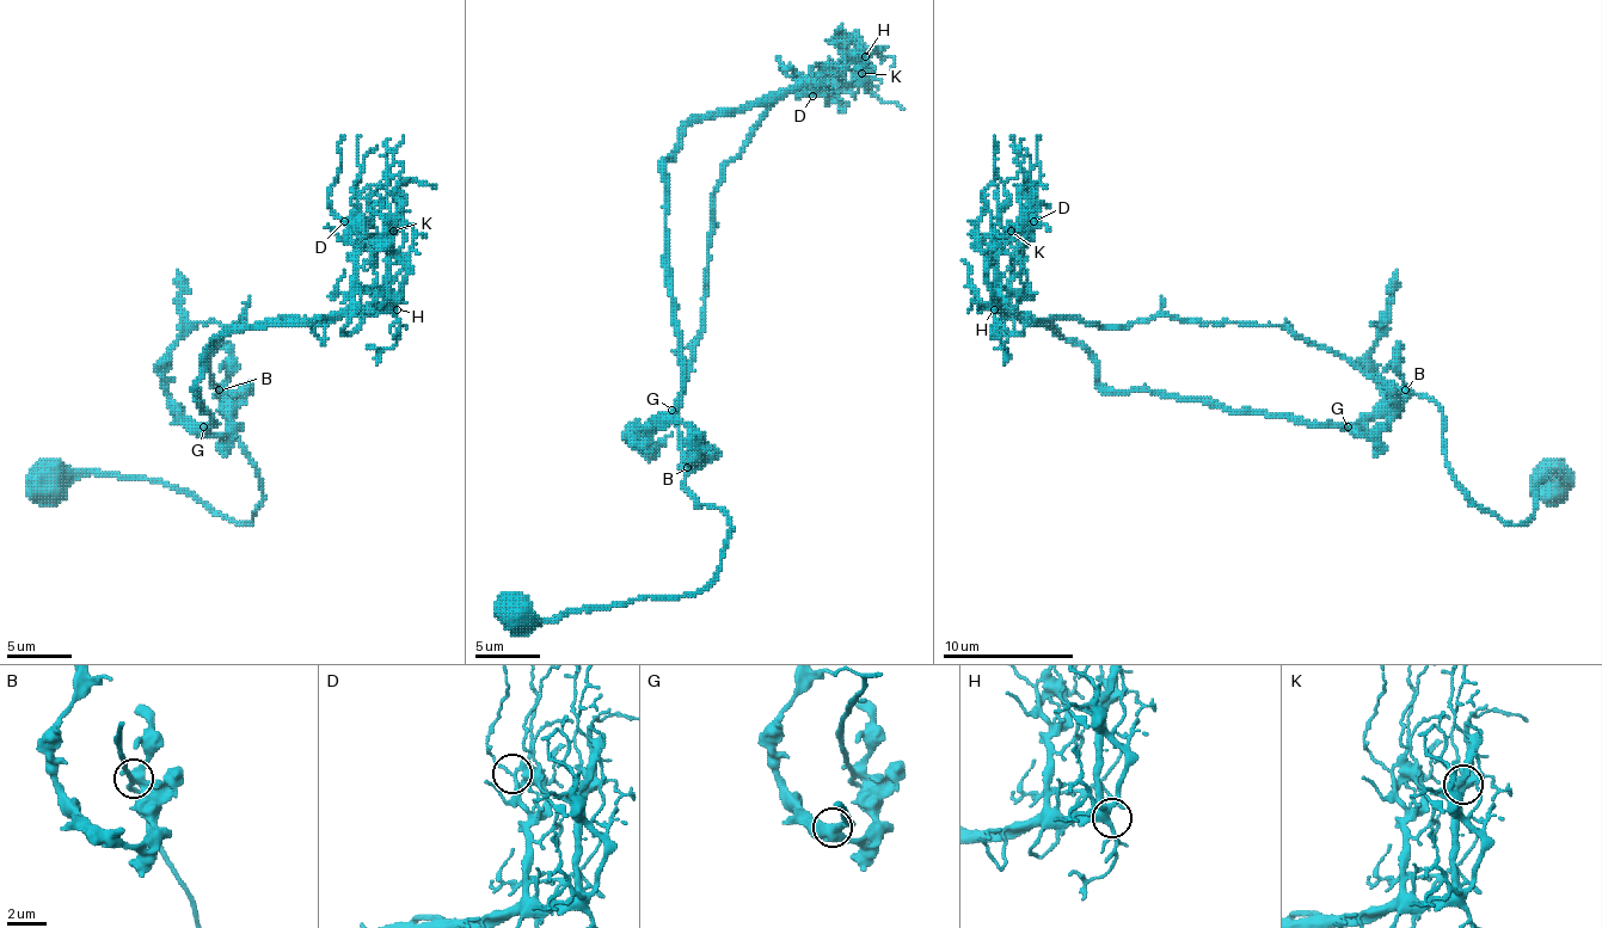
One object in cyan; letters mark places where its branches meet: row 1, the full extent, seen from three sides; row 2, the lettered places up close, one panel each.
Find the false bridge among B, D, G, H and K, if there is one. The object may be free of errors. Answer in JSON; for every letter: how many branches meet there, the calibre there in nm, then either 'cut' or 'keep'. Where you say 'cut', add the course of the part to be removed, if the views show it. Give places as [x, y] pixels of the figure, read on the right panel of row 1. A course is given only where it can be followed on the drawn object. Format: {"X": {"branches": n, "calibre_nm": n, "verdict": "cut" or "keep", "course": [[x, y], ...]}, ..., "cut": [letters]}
{"B": {"branches": 4, "calibre_nm": 360, "verdict": "keep"}, "D": {"branches": 3, "calibre_nm": 180, "verdict": "keep"}, "G": {"branches": 3, "calibre_nm": 400, "verdict": "keep"}, "H": {"branches": 6, "calibre_nm": 360, "verdict": "keep"}, "K": {"branches": 4, "calibre_nm": 440, "verdict": "keep"}, "cut": []}

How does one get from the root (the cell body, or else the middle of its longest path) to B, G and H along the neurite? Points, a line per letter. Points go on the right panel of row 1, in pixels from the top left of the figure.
B: (1557, 483), (1551, 473), (1534, 489), (1534, 511), (1521, 524), (1485, 511), (1446, 460), (1442, 411), (1406, 391)
G: (1557, 483), (1551, 473), (1511, 524), (1455, 479), (1442, 411), (1423, 394), (1367, 434), (1348, 426)
H: (1557, 483), (1551, 473), (1534, 489), (1521, 524), (1485, 511), (1446, 460), (1432, 400), (1278, 325), (994, 309)

